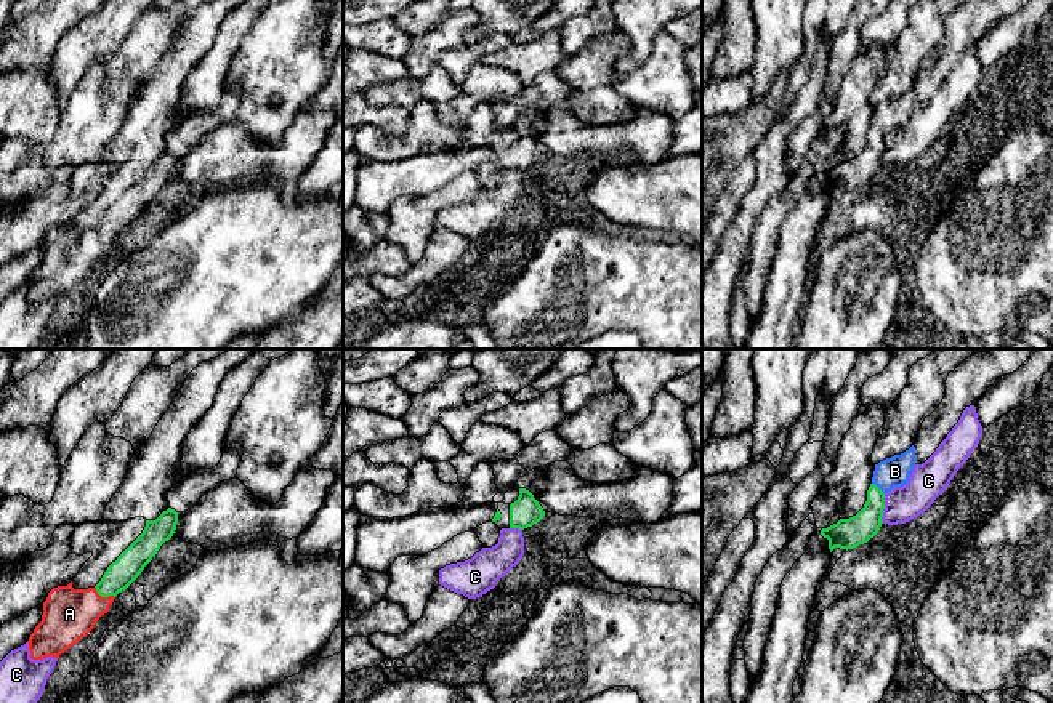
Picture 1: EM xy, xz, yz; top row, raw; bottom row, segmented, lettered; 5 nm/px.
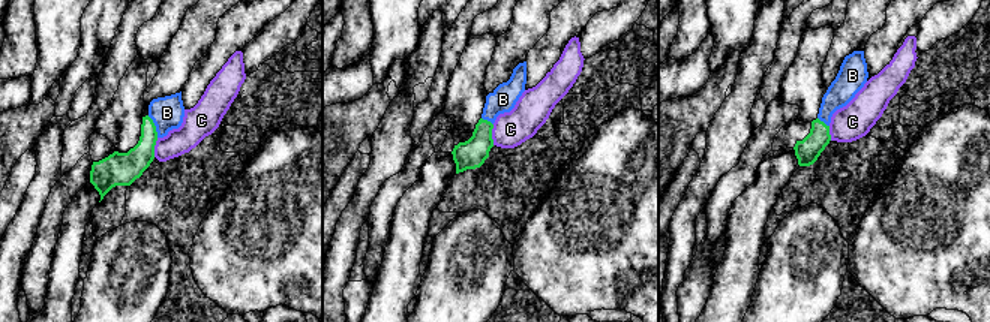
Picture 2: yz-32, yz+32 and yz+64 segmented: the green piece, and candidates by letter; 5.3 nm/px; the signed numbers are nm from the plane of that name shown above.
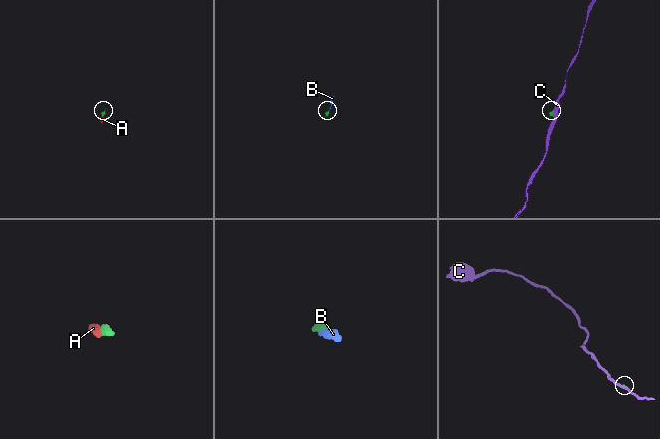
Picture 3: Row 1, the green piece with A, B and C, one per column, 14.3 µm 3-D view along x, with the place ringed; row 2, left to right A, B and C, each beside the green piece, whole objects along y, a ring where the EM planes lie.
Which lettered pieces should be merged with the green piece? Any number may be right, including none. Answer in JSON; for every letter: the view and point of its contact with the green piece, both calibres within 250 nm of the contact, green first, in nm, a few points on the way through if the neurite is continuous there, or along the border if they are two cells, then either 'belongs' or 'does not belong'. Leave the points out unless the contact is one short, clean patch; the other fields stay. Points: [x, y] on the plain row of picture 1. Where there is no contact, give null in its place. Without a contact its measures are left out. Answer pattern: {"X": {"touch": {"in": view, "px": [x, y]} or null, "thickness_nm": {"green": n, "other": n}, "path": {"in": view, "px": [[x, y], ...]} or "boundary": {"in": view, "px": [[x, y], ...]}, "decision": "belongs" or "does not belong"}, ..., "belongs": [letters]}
{"A": {"touch": {"in": "xy", "px": [103, 237]}, "thickness_nm": {"green": 140, "other": 260}, "path": {"in": "xy", "px": [[129, 207], [103, 237], [69, 255]]}, "decision": "belongs"}, "B": {"touch": {"in": "yz", "px": [877, 128]}, "thickness_nm": {"green": 150, "other": 150}, "path": {"in": "yz", "px": [[859, 170], [872, 154], [877, 128], [895, 112]]}, "decision": "belongs"}, "C": {"touch": {"in": "yz", "px": [883, 149]}, "thickness_nm": {"green": 160, "other": 180}, "decision": "does not belong"}, "belongs": ["A", "B"]}

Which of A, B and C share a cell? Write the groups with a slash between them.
A B / C

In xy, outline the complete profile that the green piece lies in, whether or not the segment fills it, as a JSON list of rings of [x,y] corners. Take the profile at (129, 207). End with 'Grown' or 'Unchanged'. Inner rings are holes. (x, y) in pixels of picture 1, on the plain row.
[[[171,149],[155,162],[146,162],[143,175],[112,203],[95,229],[53,229],[43,243],[42,263],[27,285],[32,301],[59,299],[67,290],[85,279],[101,256],[109,253],[115,237],[125,232],[152,202],[160,187],[168,183],[178,165]]]. Grown

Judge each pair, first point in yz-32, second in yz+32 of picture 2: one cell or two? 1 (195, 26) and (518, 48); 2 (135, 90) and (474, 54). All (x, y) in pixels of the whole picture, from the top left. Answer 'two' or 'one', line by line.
1: one
2: one

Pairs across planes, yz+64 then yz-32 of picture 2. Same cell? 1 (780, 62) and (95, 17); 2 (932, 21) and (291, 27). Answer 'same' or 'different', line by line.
1: different
2: same

